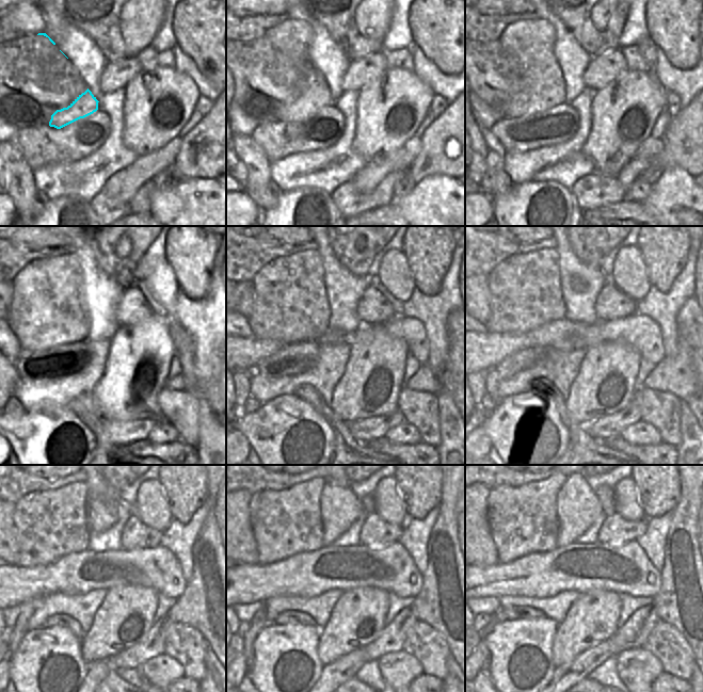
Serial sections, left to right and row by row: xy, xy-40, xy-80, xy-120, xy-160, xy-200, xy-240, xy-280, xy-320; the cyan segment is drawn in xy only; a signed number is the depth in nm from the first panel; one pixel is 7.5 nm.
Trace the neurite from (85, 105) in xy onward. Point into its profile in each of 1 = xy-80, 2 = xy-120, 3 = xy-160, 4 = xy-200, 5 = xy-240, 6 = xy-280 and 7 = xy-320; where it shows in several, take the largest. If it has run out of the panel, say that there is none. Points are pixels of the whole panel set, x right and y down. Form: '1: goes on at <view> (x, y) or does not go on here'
1: goes on at xy-80 (529, 45)
2: goes on at xy-120 (49, 309)
3: goes on at xy-160 (290, 305)
4: goes on at xy-200 (525, 289)
5: goes on at xy-240 (52, 524)
6: goes on at xy-280 (287, 521)
7: goes on at xy-320 (523, 520)

